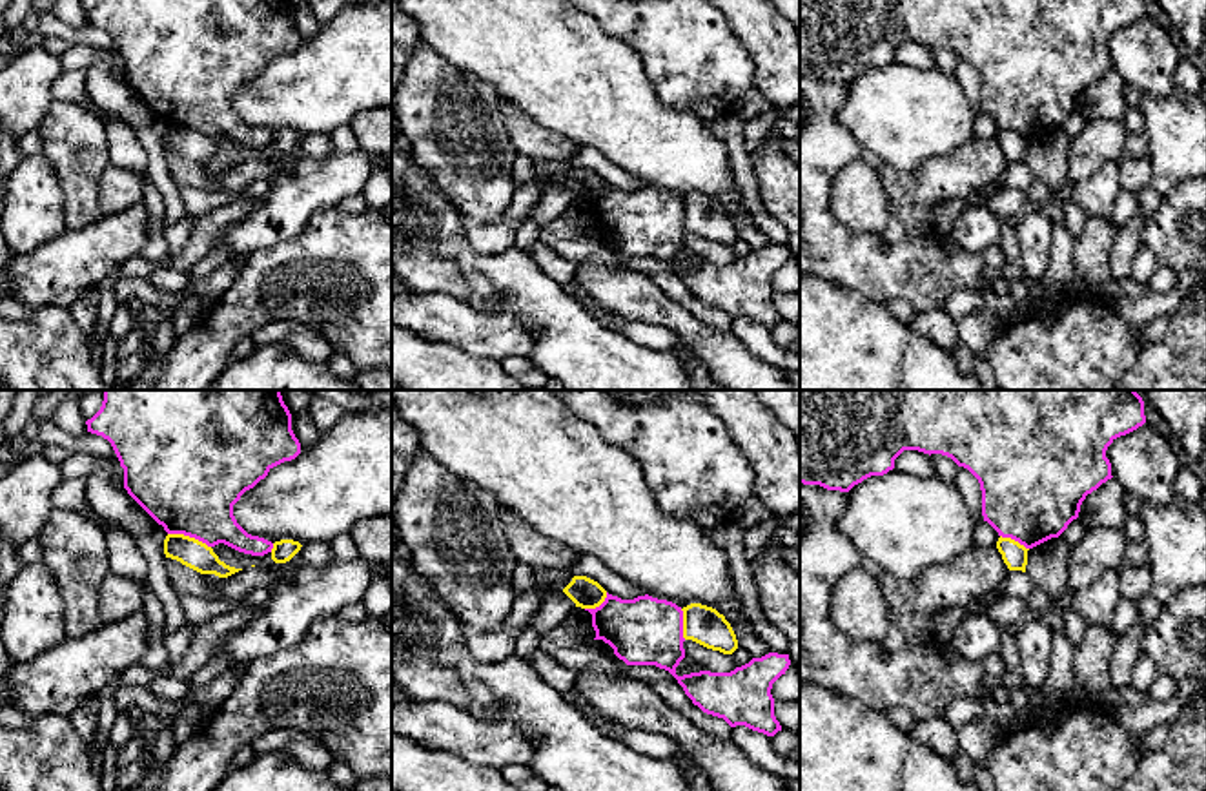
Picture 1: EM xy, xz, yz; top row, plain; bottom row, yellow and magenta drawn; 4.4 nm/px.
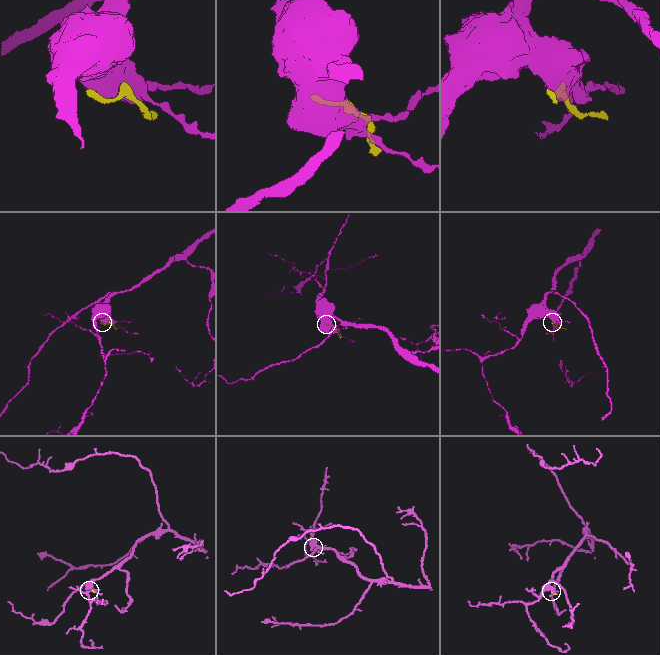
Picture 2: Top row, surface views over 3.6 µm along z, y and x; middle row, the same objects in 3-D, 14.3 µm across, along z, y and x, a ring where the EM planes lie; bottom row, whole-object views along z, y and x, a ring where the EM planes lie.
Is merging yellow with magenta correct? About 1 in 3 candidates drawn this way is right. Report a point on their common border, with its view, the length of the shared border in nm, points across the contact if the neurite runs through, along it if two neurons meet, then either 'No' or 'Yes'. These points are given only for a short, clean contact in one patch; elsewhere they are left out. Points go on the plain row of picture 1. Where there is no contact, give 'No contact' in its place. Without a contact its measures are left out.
Touches yellow at xy (188, 128). Shared border 200 nm. No

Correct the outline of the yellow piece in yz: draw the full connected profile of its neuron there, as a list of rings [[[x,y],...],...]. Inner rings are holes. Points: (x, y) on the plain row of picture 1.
[[[998,129],[996,140],[1002,146],[1004,155],[1009,162],[1022,162],[1026,164],[1027,157],[1027,142],[1024,137],[1011,129]]]

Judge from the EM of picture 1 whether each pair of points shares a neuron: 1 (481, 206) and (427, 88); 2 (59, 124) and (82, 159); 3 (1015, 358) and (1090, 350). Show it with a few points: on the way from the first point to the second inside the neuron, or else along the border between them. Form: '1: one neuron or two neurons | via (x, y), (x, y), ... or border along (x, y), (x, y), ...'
1: one neuron | via (476, 177), (465, 144), (447, 117)
2: one neuron | via (68, 133), (79, 150)
3: one neuron | via (1033, 358), (1072, 358)

